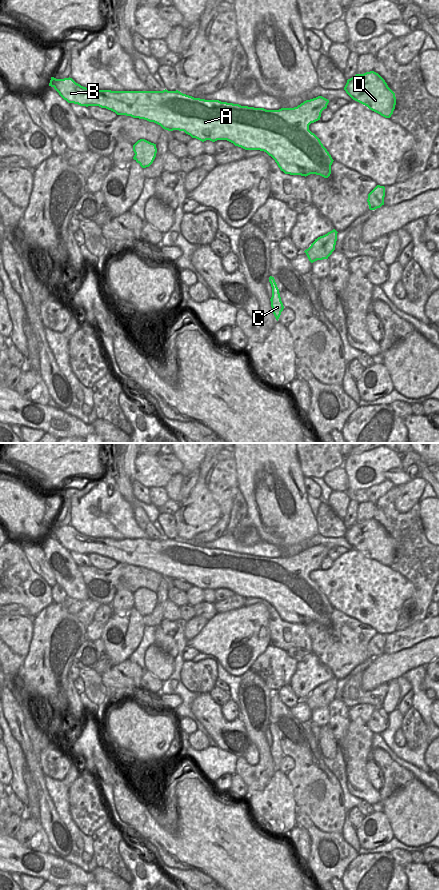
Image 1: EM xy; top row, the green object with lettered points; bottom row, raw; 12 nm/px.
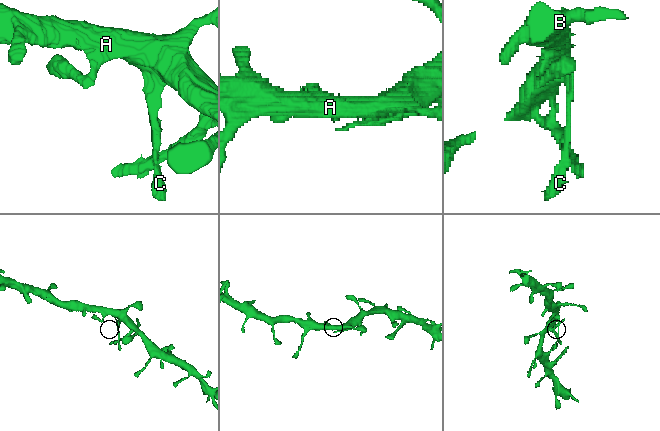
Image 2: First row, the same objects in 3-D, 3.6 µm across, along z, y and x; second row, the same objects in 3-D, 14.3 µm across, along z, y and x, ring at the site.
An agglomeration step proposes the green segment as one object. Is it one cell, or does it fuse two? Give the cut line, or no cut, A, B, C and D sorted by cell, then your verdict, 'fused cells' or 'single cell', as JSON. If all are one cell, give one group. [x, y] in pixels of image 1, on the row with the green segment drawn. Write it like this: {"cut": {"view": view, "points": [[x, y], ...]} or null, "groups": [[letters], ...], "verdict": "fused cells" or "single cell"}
{"cut": null, "groups": [["A", "B", "C", "D"]], "verdict": "single cell"}

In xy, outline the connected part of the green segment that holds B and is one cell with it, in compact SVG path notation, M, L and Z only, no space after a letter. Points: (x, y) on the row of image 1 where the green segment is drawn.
M51 77L49 86L53 87L59 95L68 103L80 106L99 106L115 112L117 115L126 115L133 118L144 119L154 122L168 131L184 131L192 138L202 142L210 140L227 140L235 146L245 150L260 150L271 156L281 171L290 175L308 176L310 174L320 175L328 178L331 174L333 159L327 149L323 146L320 139L309 130L309 125L320 120L321 113L327 108L329 100L318 96L306 100L294 108L281 108L279 110L266 110L264 108L254 108L241 106L239 104L221 102L219 100L205 100L194 98L181 93L180 91L111 91L93 90L76 83L72 78L56 79Z

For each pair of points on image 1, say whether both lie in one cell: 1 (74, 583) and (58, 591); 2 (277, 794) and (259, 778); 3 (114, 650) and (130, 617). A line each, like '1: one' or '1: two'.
1: two
2: two
3: one

